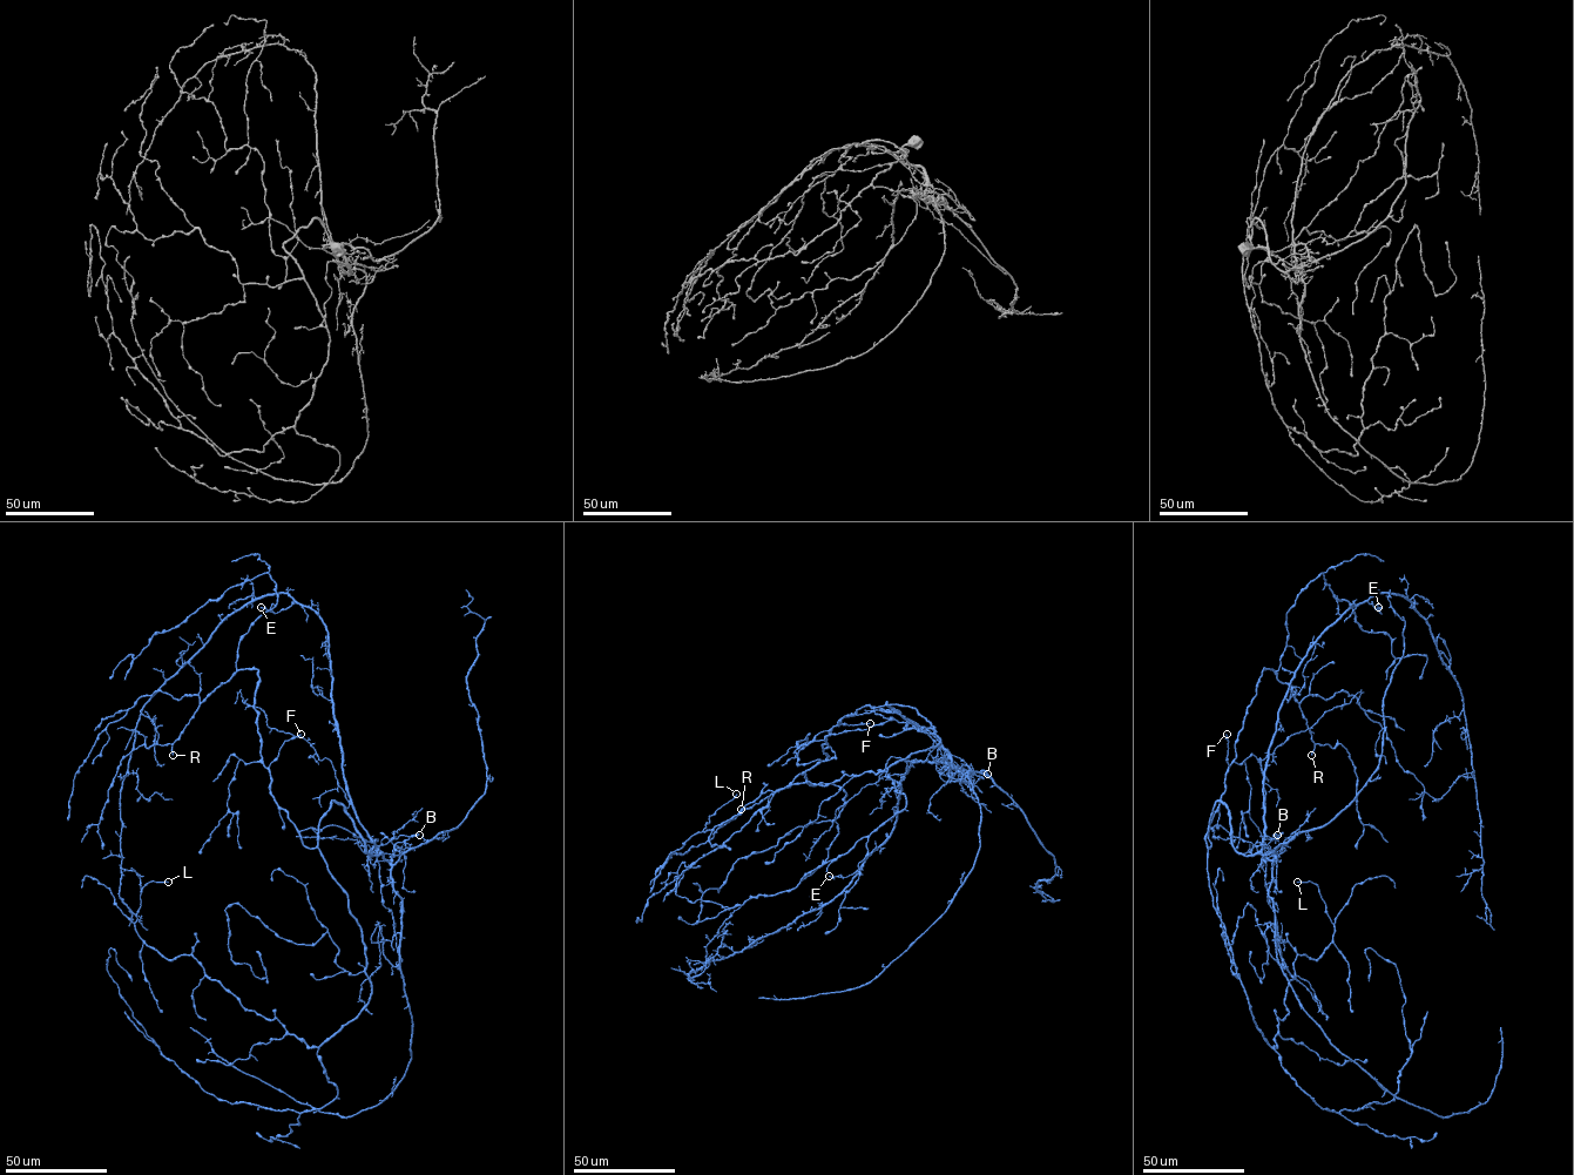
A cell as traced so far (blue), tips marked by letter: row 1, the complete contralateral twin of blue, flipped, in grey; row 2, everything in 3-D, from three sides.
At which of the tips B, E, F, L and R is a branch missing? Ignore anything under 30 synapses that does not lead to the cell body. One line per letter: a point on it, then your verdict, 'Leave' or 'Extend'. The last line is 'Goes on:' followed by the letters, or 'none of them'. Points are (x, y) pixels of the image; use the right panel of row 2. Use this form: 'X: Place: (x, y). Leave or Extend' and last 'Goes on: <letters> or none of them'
B: Place: (1277, 835). Leave
E: Place: (1378, 607). Leave
F: Place: (1227, 734). Extend
L: Place: (1297, 882). Leave
R: Place: (1311, 755). Extend
Goes on: F, R

